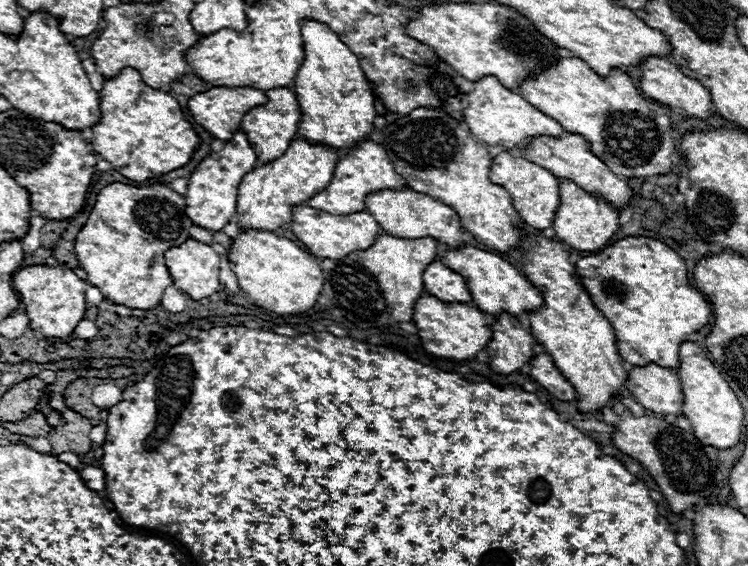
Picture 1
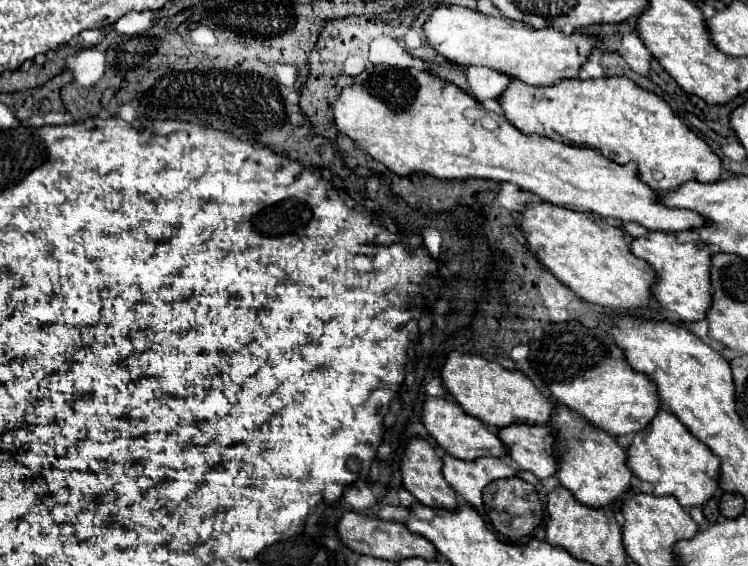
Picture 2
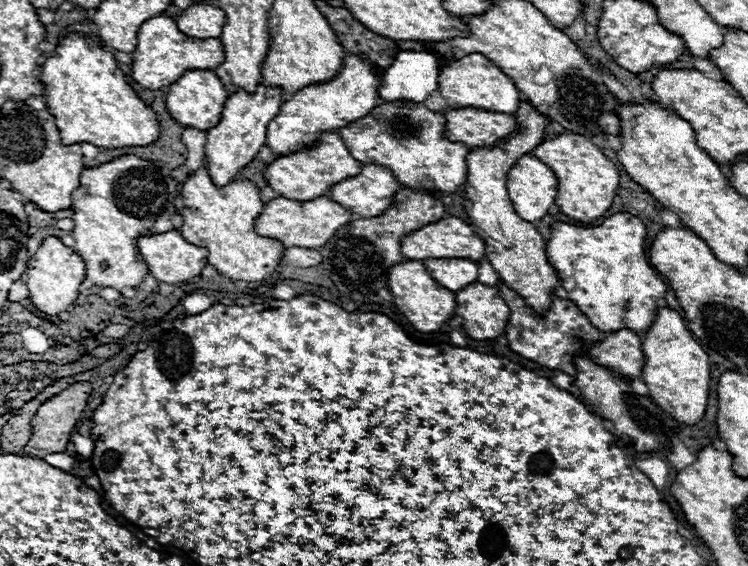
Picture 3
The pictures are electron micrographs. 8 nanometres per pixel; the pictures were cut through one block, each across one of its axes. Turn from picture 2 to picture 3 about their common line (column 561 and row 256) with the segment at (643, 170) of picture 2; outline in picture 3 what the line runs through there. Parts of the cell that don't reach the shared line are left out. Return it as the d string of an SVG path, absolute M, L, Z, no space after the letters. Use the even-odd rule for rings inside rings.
M132 154L118 156L96 168L84 168L80 174L80 188L76 188L72 196L72 208L74 208L72 238L76 242L74 250L86 262L86 278L96 286L102 286L102 288L108 286L114 290L122 290L126 286L132 286L132 288L140 286L144 276L148 274L148 268L138 252L136 240L138 236L158 234L158 232L166 232L174 228L170 222L170 214L176 212L174 208L176 196L178 196L178 184L174 182L174 178L170 178L168 174L162 174L160 168L156 168L152 162Z

